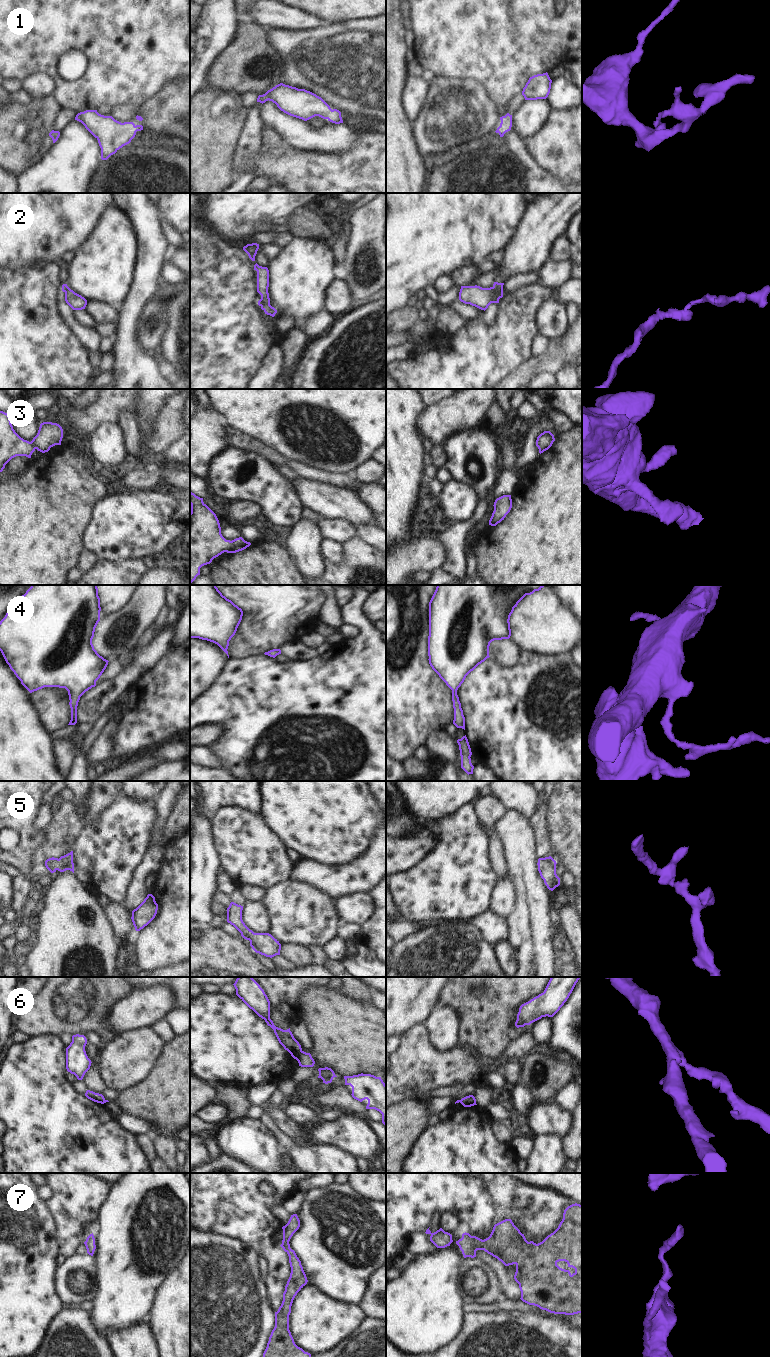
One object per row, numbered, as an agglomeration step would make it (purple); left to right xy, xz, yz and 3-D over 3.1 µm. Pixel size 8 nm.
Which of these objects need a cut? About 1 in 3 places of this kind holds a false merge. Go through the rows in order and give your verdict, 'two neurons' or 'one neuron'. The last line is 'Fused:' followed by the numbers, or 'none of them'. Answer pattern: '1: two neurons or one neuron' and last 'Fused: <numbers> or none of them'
1: one neuron
2: two neurons
3: one neuron
4: one neuron
5: one neuron
6: two neurons
7: one neuron
Fused: 2, 6

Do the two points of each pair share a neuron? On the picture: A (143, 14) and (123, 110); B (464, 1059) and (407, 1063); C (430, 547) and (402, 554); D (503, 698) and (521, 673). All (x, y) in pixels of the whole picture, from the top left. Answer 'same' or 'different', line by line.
A: different
B: same
C: same
D: same

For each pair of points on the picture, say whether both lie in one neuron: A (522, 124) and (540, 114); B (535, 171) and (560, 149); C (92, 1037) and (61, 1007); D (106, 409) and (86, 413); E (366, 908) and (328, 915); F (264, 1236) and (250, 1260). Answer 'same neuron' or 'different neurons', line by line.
A: same neuron
B: different neurons
C: different neurons
D: same neuron
E: different neurons
F: different neurons

